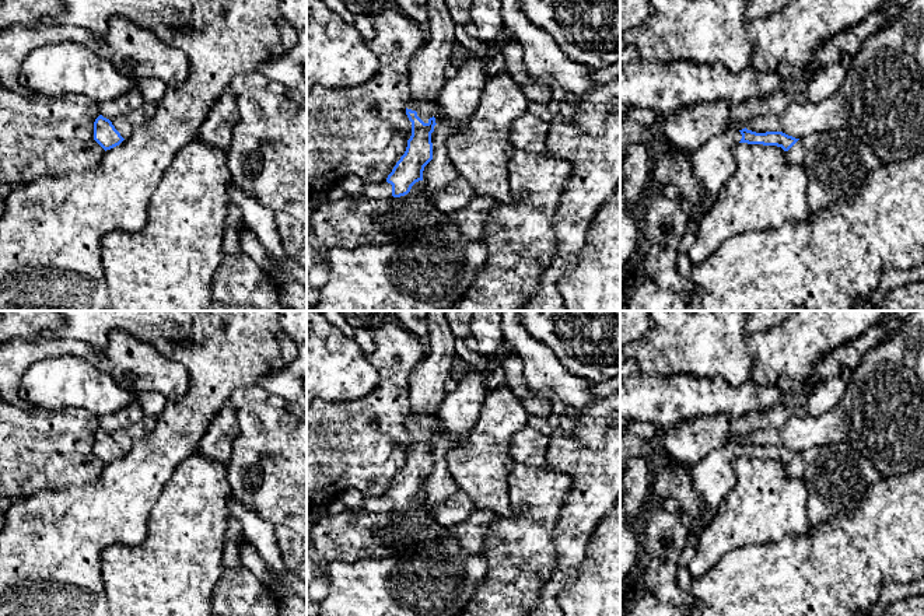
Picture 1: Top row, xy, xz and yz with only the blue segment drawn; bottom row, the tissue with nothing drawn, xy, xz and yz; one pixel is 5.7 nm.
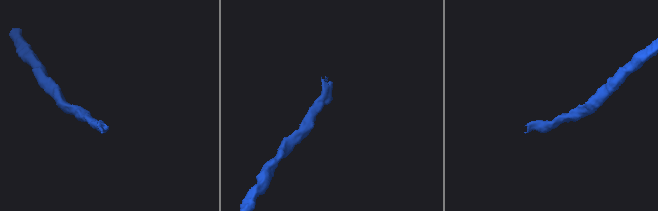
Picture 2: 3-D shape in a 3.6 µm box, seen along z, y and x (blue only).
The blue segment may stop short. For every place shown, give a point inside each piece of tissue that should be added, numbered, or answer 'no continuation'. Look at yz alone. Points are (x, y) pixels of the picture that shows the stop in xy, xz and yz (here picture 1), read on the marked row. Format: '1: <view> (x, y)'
1: yz (714, 163)

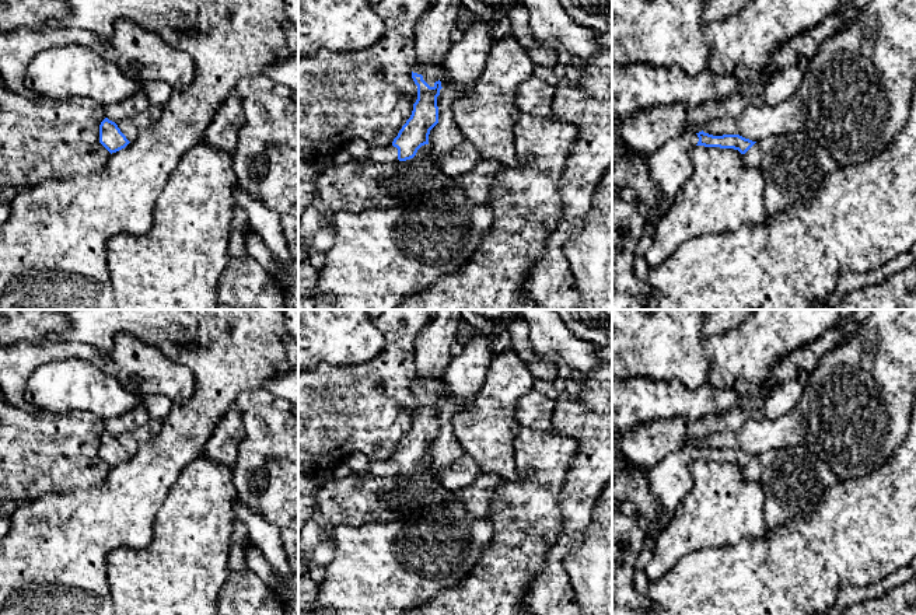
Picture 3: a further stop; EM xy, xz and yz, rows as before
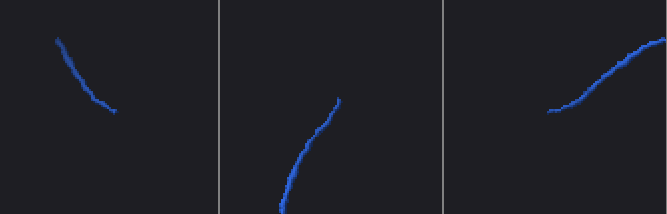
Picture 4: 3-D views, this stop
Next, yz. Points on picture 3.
1: yz (671, 166)

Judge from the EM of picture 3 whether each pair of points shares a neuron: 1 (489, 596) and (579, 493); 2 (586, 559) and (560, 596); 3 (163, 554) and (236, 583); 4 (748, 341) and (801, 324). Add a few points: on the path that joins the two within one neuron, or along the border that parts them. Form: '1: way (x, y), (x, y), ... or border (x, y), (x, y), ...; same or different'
1: border (565, 481), (559, 496), (562, 528), (551, 544); different
2: border (577, 549), (567, 563), (569, 582), (576, 600); different
3: border (230, 572), (216, 600); different
4: way (761, 341), (779, 324), (789, 324); same

